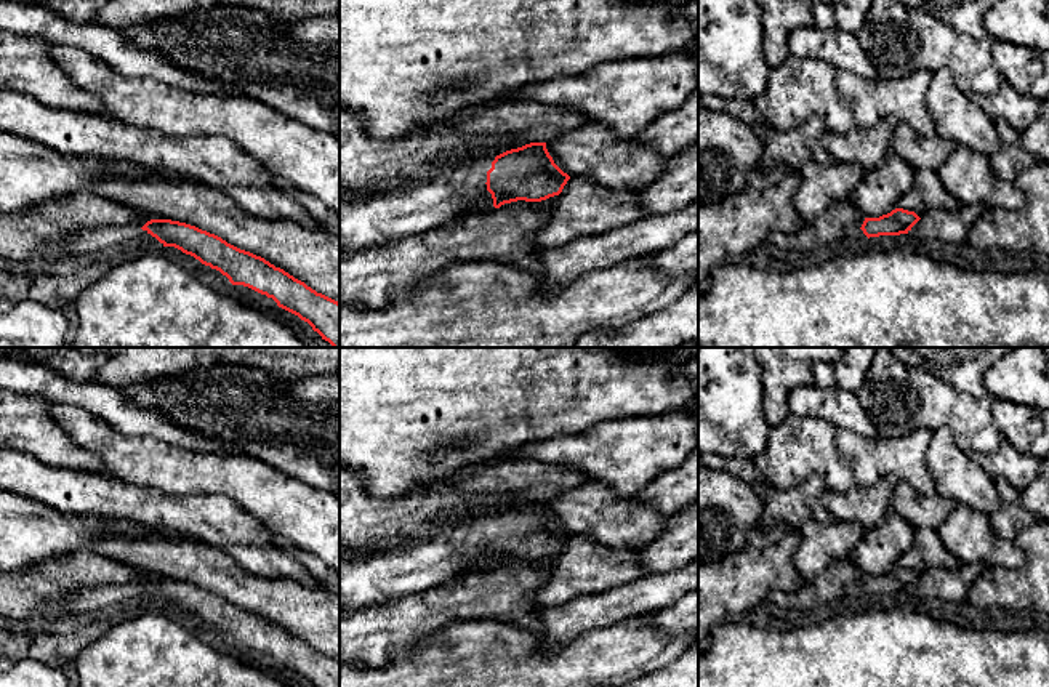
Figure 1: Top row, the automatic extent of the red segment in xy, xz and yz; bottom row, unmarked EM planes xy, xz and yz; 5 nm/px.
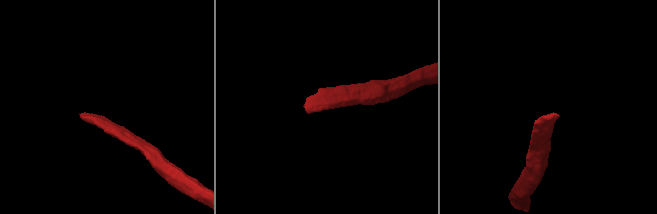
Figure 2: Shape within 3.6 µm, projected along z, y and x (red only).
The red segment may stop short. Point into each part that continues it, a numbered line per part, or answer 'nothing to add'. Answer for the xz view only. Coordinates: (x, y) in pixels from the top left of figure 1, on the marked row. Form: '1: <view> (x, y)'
1: xz (370, 218)

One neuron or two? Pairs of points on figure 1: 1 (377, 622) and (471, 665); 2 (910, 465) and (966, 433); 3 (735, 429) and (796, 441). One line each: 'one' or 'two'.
1: two
2: two
3: two

